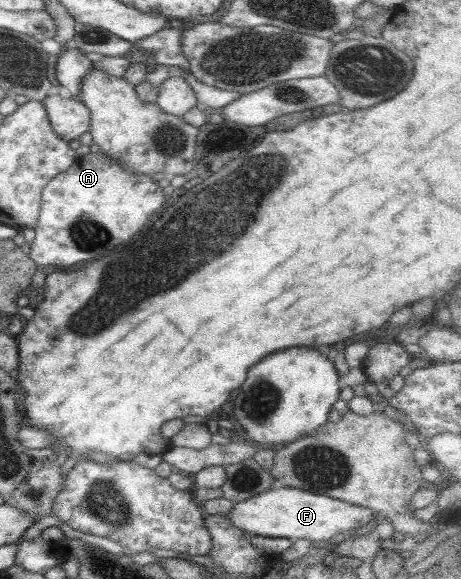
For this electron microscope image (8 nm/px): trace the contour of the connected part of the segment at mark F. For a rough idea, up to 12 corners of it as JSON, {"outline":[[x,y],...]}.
{"outline":[[285,486],[226,514],[249,536],[327,541],[367,508]]}

